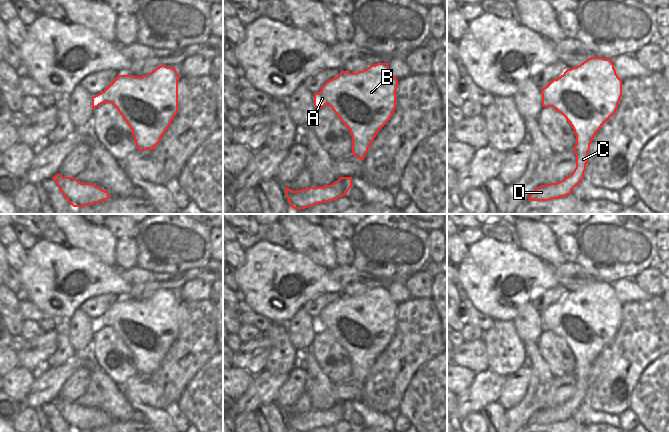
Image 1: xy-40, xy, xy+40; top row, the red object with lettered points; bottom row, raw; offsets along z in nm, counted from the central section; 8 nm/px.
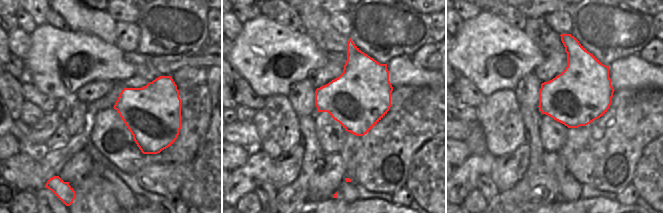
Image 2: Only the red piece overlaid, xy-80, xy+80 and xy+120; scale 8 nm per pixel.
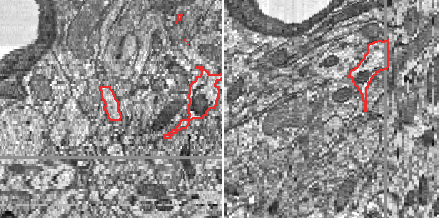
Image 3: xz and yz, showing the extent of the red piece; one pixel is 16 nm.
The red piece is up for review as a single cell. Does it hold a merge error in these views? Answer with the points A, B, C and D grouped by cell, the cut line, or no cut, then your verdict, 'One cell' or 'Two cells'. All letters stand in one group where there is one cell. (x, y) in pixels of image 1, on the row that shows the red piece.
Groups: A B C D. No split. One cell.

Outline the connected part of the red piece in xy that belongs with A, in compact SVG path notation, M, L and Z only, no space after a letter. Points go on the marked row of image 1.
M377 63L363 71L340 74L327 81L319 93L314 93L316 110L329 105L352 136L352 154L364 160L368 148L378 132L388 123L396 108L398 80L392 74L388 63Z

